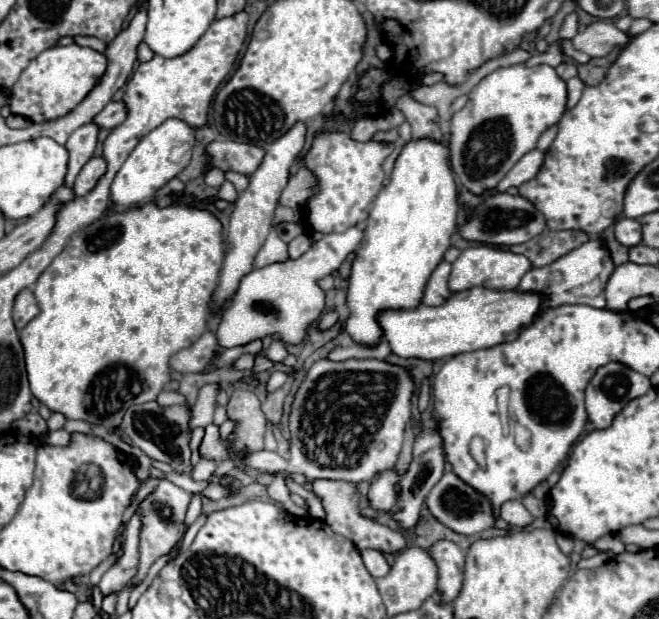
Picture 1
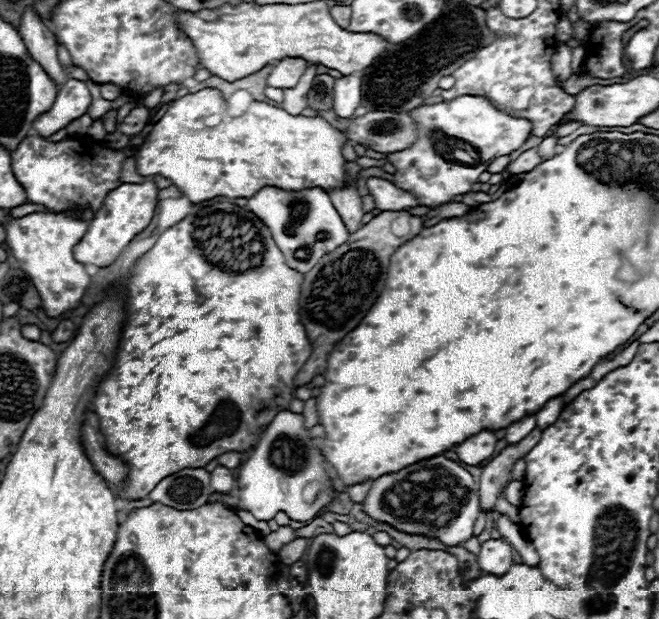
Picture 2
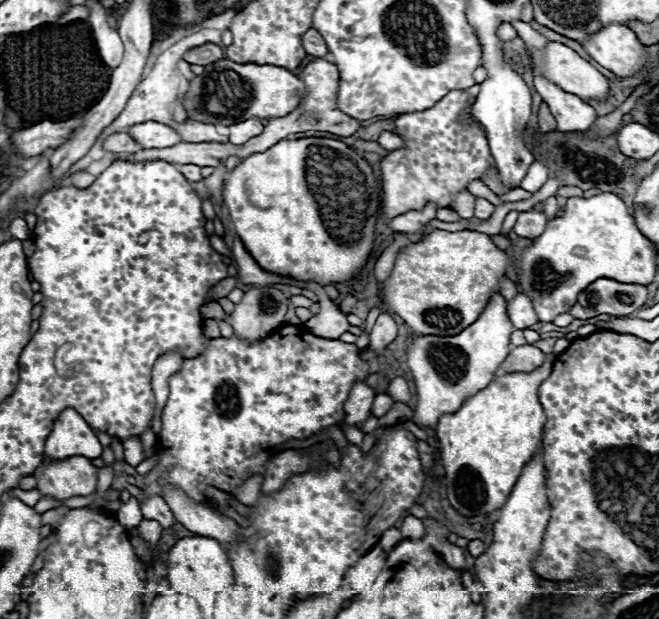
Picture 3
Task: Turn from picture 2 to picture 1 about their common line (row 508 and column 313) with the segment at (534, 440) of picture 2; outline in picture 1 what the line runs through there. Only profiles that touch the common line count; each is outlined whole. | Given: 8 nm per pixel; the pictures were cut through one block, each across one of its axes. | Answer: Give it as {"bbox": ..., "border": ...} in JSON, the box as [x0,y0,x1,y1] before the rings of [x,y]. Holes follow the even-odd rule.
{"bbox":[312,480,406,552],"border":[[[314,480],[312,482],[312,492],[322,500],[322,506],[326,510],[326,524],[338,532],[340,536],[346,536],[356,544],[356,548],[374,548],[380,552],[390,552],[390,550],[402,550],[406,546],[406,540],[402,532],[390,530],[366,516],[360,514],[358,510],[358,496],[356,496],[356,486],[350,482],[340,482],[340,480]]]}

